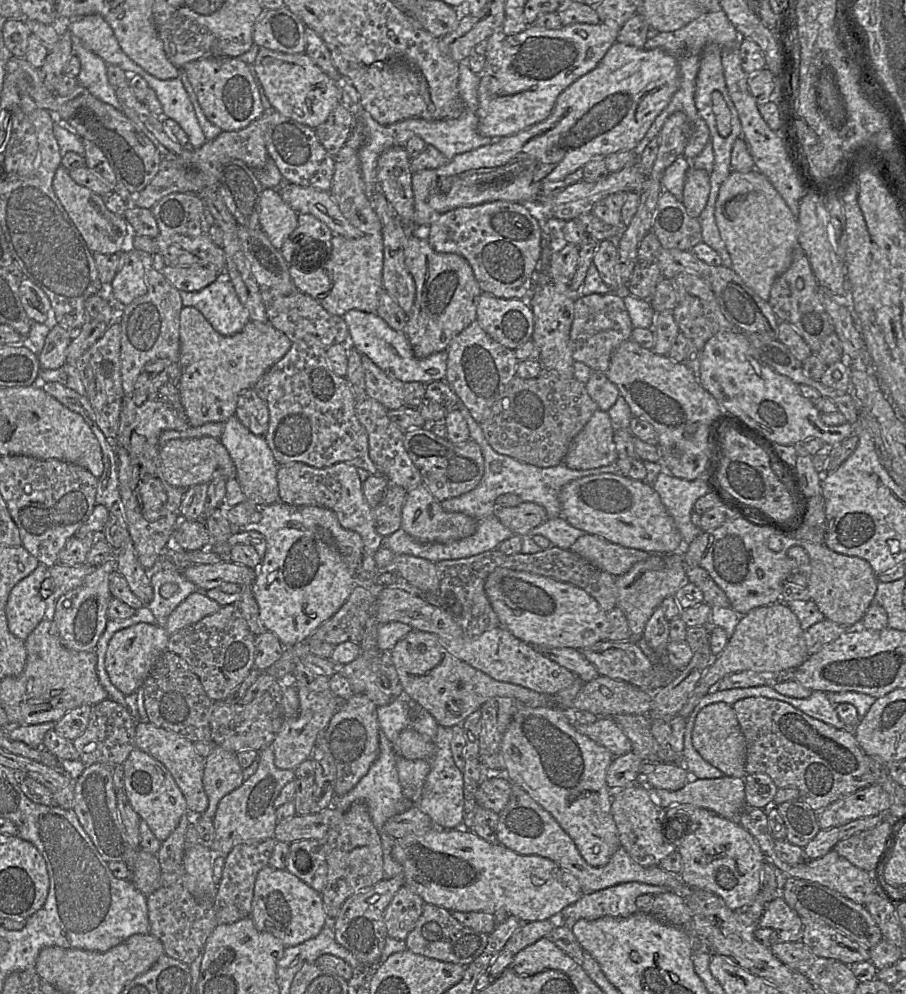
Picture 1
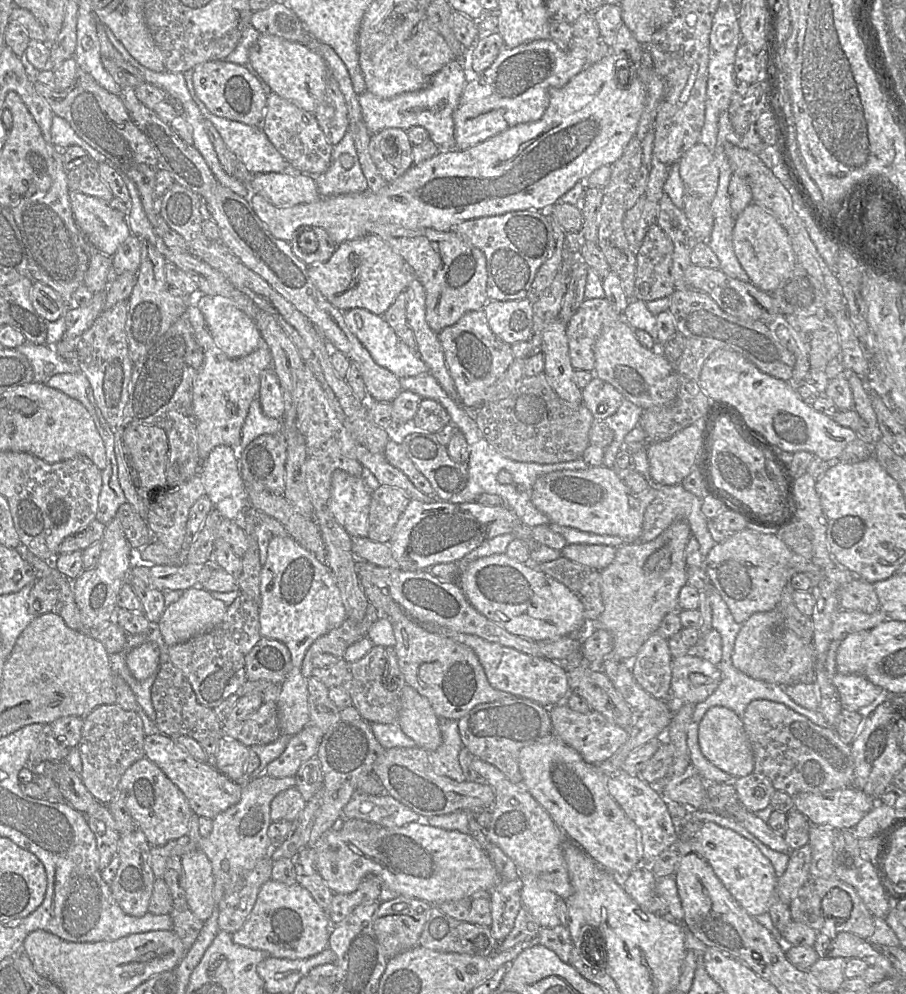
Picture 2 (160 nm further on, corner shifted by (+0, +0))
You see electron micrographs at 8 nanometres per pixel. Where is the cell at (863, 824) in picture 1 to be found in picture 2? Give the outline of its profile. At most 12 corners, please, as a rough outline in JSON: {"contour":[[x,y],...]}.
{"contour":[[811,848],[790,851],[776,896],[789,906],[810,876]]}

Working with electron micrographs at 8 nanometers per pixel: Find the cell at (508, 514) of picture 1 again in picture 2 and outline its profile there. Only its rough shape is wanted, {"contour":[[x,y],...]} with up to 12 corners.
{"contour":[[411,499],[388,544],[400,569],[460,561],[513,533],[507,506]]}

